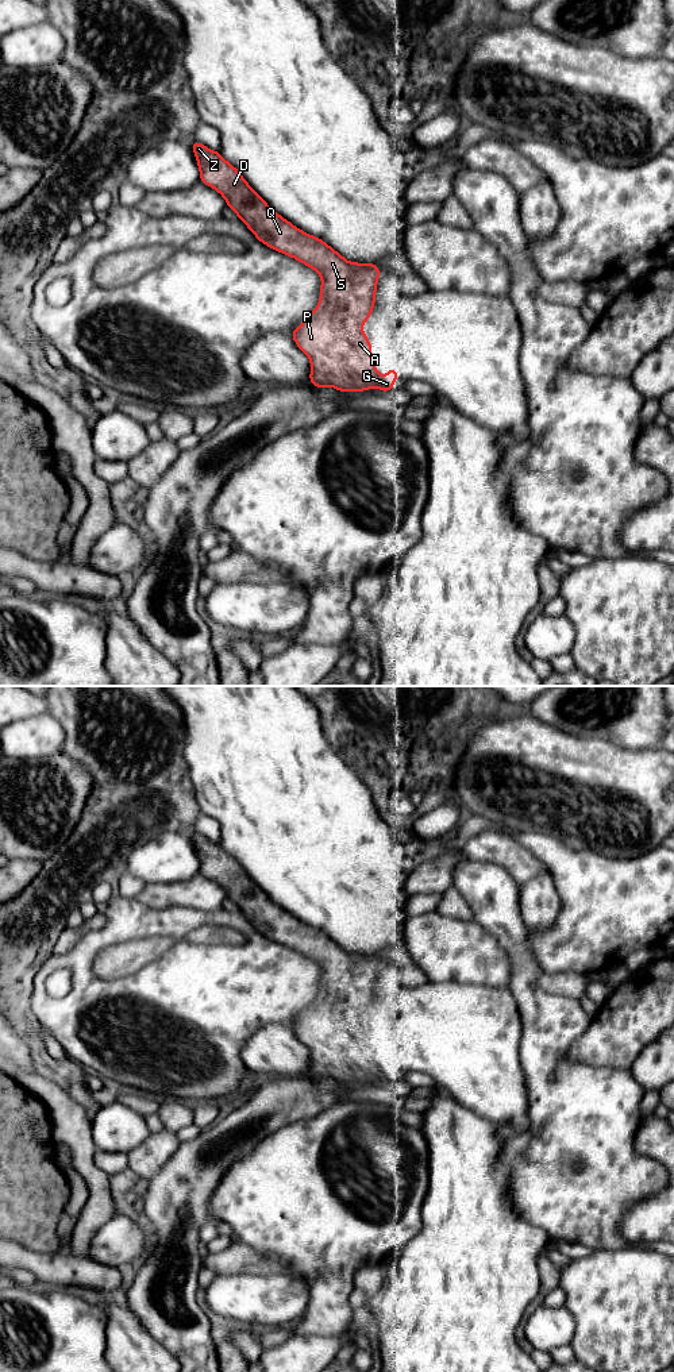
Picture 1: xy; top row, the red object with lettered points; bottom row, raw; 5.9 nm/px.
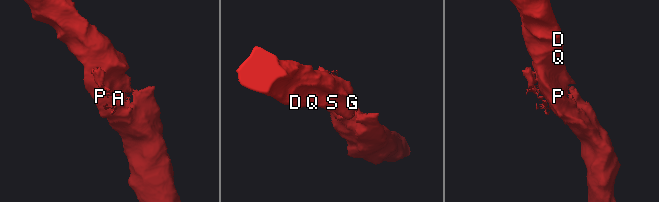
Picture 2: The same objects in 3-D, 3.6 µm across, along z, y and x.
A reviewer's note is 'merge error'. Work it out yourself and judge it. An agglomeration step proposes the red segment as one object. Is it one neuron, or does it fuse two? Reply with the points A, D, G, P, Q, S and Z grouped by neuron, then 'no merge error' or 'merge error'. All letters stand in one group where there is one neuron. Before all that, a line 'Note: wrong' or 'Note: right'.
Note: wrong
groups A D G P Q S Z; no merge error

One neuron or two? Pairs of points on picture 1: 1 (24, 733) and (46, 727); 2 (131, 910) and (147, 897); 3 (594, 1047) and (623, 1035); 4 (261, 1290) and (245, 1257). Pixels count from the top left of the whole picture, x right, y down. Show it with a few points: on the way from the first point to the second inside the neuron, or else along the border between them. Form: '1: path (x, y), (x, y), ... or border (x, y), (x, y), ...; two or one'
1: path (30, 733), (41, 732); one
2: border (135, 898), (147, 906), (170, 908); two
3: path (601, 1045), (616, 1036); one
4: border (285, 1274), (226, 1274), (222, 1276); two

